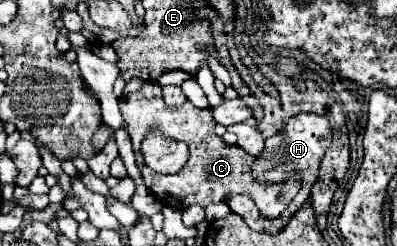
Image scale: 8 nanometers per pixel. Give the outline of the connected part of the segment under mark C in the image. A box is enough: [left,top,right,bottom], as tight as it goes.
[120,83,302,219]

